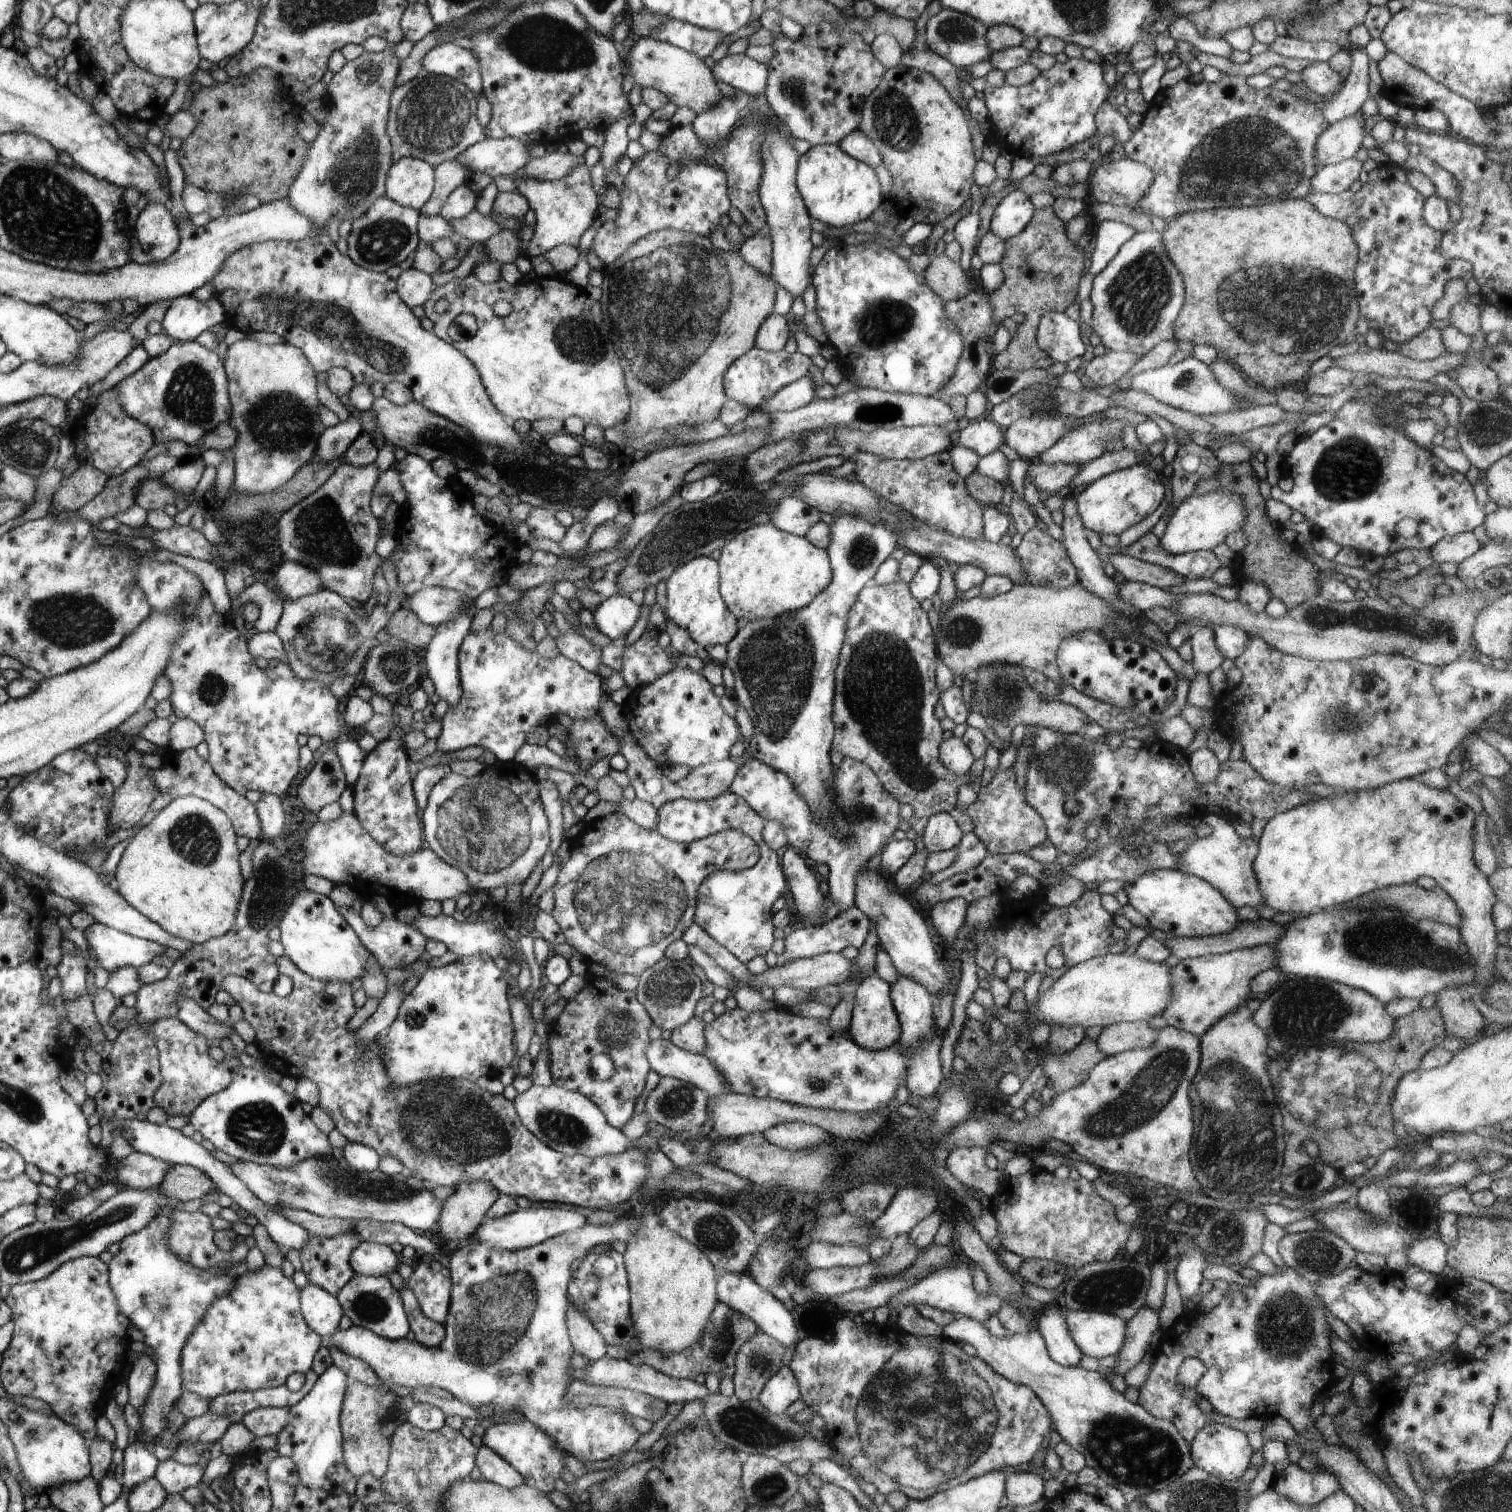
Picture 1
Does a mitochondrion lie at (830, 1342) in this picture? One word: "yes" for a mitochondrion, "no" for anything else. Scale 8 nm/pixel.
no

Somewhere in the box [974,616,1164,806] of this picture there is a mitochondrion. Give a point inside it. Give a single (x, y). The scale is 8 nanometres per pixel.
(1003, 689)

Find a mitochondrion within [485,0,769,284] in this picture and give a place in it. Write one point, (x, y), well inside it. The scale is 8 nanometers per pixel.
(545, 43)

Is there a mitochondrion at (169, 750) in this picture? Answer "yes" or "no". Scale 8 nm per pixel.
no

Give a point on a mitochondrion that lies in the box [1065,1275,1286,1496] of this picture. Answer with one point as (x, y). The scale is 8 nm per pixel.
(1130, 1450)

